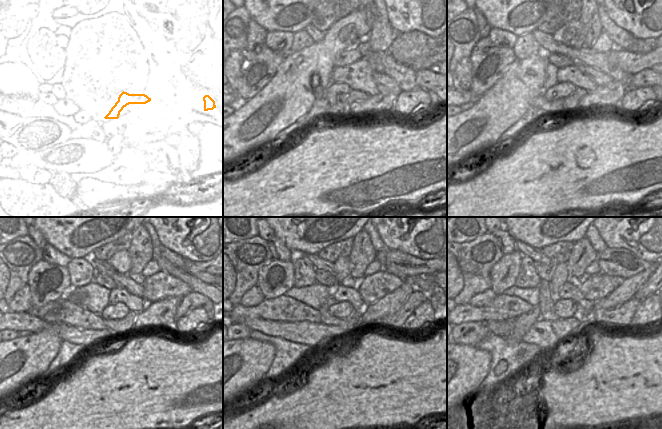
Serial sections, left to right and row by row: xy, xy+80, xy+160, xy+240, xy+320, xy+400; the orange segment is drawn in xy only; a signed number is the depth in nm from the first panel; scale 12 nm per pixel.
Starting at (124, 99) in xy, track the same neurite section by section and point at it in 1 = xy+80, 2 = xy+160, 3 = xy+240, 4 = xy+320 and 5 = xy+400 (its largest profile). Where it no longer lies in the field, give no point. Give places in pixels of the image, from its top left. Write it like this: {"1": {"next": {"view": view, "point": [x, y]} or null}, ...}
{"1": {"next": {"view": "xy+80", "point": [343, 101]}}, "2": {"next": {"view": "xy+160", "point": [570, 103]}}, "3": {"next": {"view": "xy+240", "point": [61, 311]}}, "4": {"next": {"view": "xy+320", "point": [284, 308]}}, "5": {"next": {"view": "xy+400", "point": [503, 307]}}}

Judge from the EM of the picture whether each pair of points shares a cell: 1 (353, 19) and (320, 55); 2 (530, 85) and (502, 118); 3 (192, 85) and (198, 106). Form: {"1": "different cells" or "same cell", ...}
{"1": "same cell", "2": "same cell", "3": "different cells"}

